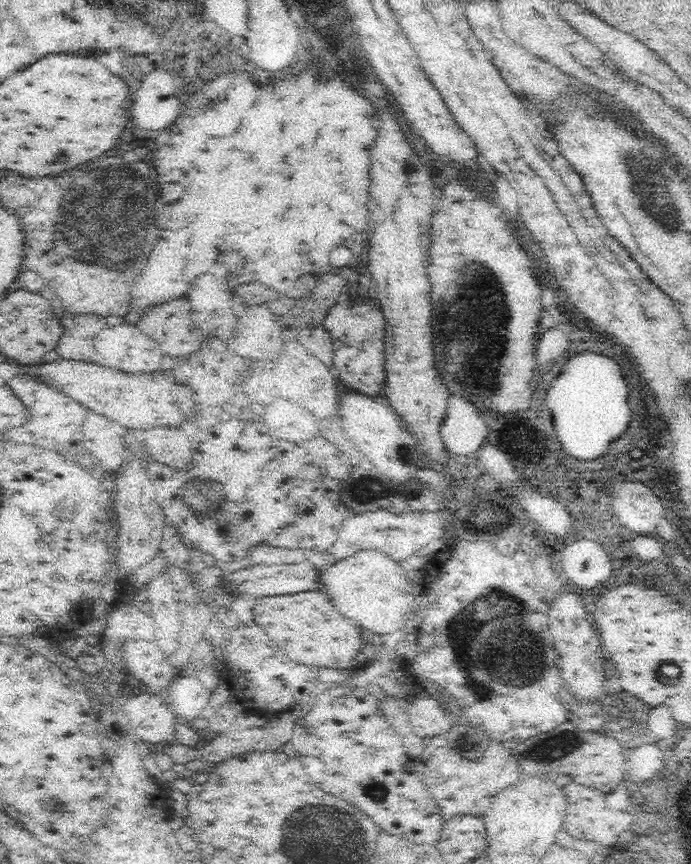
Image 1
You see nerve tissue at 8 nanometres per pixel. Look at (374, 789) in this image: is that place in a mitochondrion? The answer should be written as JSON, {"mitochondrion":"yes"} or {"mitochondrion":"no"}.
{"mitochondrion":"yes"}

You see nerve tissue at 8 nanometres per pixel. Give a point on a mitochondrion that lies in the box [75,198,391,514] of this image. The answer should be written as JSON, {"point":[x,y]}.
{"point":[213,493]}

